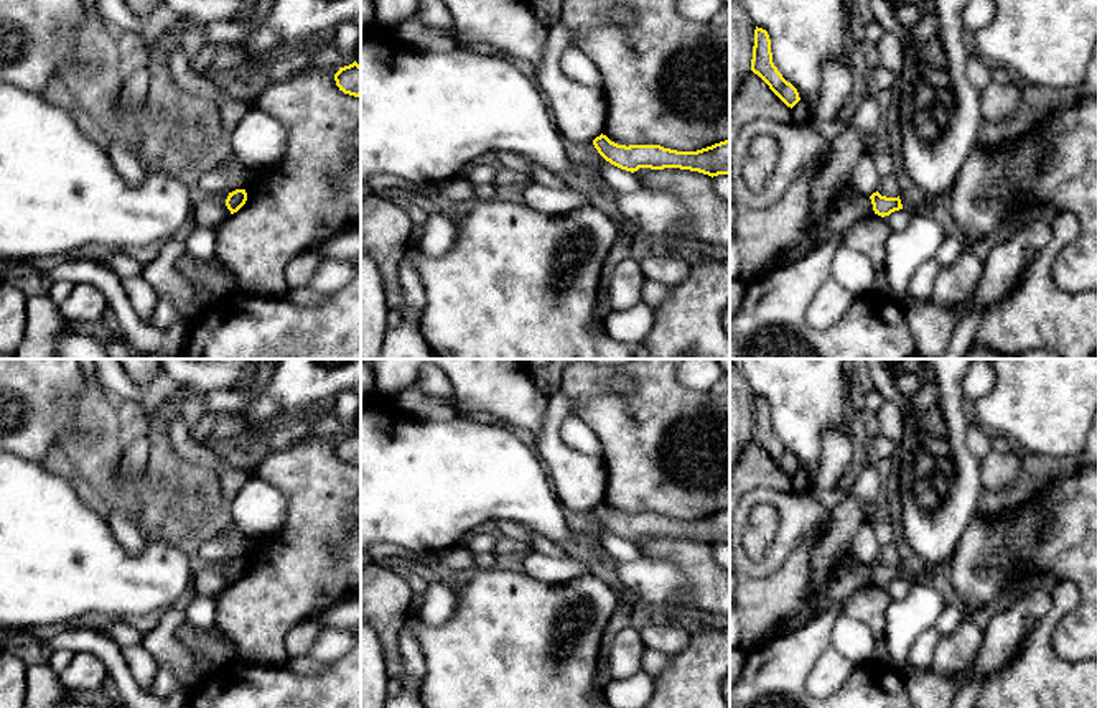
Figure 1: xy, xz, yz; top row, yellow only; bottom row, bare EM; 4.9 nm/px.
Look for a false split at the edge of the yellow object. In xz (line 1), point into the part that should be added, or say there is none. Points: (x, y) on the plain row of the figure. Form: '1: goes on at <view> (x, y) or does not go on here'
1: does not go on here

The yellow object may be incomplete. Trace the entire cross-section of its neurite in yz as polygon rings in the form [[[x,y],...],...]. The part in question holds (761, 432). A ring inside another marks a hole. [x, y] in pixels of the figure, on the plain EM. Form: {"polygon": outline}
{"polygon": [[[758,395],[754,398],[751,440],[758,443],[787,476],[792,477],[801,469],[797,458],[782,446],[773,431],[768,400]]]}

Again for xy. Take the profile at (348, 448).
{"polygon": [[[356,430],[349,435],[339,436],[334,443],[334,449],[344,463],[354,466],[361,464],[361,435]]]}

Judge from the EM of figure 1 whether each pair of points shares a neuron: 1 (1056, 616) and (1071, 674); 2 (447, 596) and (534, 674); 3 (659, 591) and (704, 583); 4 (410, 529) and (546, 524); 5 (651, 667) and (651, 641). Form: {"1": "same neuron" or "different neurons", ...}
{"1": "same neuron", "2": "different neurons", "3": "different neurons", "4": "same neuron", "5": "different neurons"}

